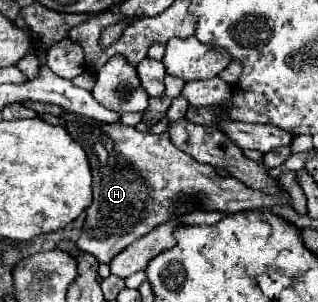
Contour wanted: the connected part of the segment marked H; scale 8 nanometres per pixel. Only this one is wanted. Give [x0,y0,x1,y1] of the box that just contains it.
[61,112,289,264]

